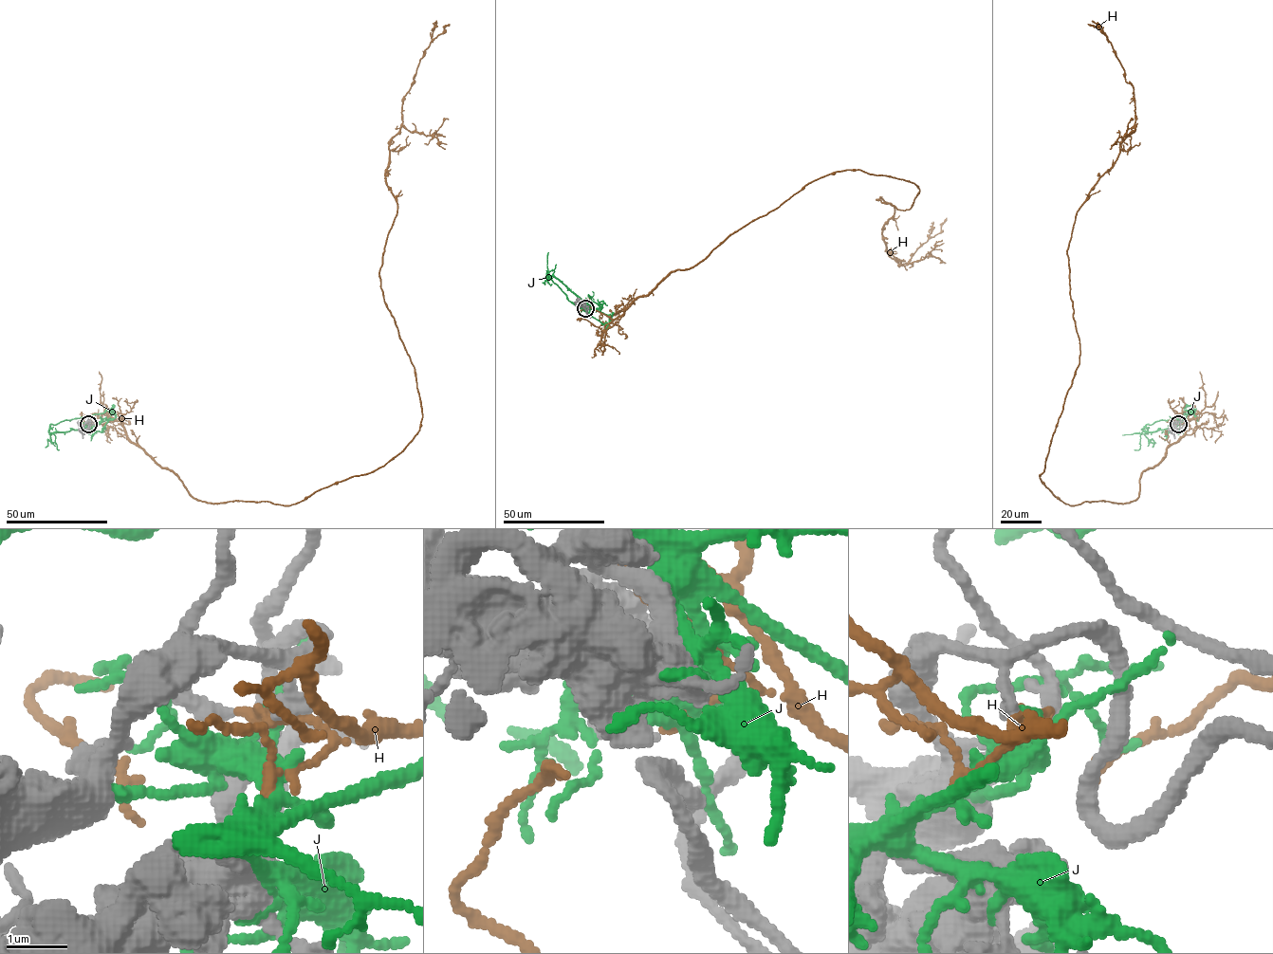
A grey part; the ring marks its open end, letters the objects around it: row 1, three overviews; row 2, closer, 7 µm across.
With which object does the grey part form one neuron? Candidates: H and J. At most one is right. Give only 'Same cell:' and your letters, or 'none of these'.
Same cell: none of these

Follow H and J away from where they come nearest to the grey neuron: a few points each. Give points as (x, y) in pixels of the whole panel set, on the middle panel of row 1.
H: (585, 308), (616, 320), (836, 172), (919, 189), (909, 209), (876, 199), (899, 266), (947, 218)
J: (582, 308), (586, 304), (584, 302), (558, 279), (546, 276), (571, 302)

